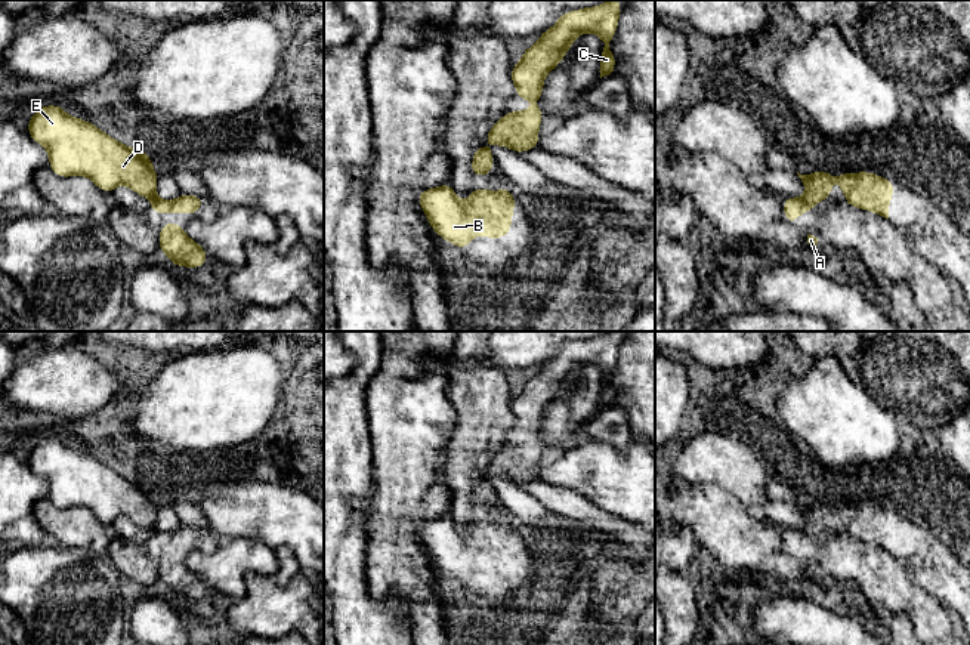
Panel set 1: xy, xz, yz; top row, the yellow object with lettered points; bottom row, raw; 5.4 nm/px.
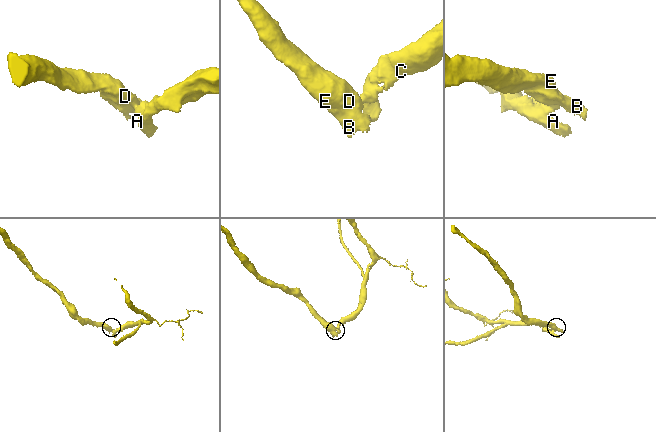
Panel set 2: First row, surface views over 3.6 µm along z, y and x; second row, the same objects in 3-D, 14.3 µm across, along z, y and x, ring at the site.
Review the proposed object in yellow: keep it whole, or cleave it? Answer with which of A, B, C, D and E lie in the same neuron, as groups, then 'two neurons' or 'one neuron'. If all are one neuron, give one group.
A C / B D E | two neurons

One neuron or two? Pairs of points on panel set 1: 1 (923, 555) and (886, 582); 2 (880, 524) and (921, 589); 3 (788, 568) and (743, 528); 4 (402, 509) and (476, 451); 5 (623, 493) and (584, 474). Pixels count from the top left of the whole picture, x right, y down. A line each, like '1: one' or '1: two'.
1: two
2: two
3: one
4: two
5: one

